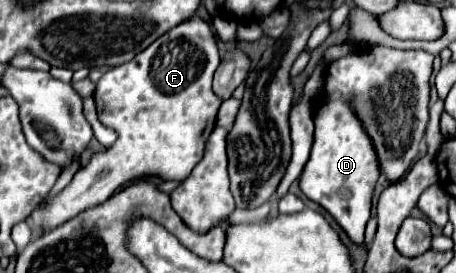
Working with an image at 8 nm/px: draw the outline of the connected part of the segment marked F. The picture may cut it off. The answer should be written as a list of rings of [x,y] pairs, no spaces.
[[[191,17],[173,27],[169,33],[161,35],[145,51],[135,55],[129,63],[109,69],[99,79],[93,97],[97,103],[99,121],[117,131],[117,141],[105,151],[95,153],[91,161],[75,173],[73,181],[63,191],[51,197],[45,207],[39,207],[31,213],[29,217],[31,229],[43,233],[51,231],[53,227],[77,217],[81,211],[105,203],[119,187],[135,179],[161,177],[163,181],[181,183],[201,161],[209,131],[213,131],[215,127],[215,115],[219,111],[221,99],[217,99],[217,95],[213,93],[211,81],[217,65],[219,65],[219,51],[213,29],[201,17]]]

